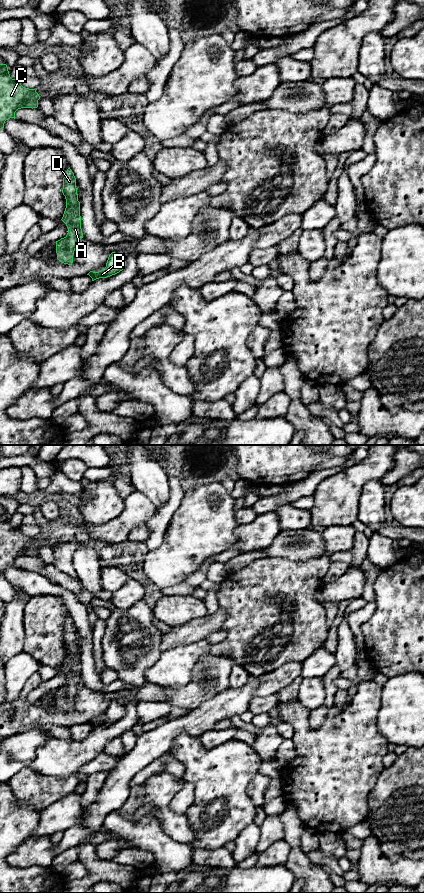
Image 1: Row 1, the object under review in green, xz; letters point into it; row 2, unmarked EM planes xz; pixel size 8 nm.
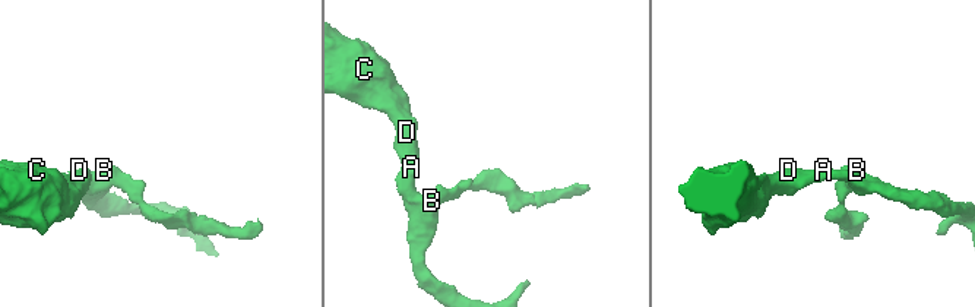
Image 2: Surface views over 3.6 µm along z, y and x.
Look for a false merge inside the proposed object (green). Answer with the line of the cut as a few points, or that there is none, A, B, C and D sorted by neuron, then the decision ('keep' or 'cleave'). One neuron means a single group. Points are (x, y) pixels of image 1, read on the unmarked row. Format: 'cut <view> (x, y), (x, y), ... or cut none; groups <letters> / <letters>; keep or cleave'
cut none; groups A B C D; keep

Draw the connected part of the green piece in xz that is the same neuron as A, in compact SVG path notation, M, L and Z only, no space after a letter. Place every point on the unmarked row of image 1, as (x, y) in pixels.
M67 617L63 626L62 641L66 647L66 656L62 669L68 676L68 681L64 686L56 689L57 707L68 713L73 711L73 703L77 690L83 686L81 677L80 650L76 636L76 626L70 617Z

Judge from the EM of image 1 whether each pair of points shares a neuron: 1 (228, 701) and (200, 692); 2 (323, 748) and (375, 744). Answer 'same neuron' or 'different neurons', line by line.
1: different neurons
2: same neuron

